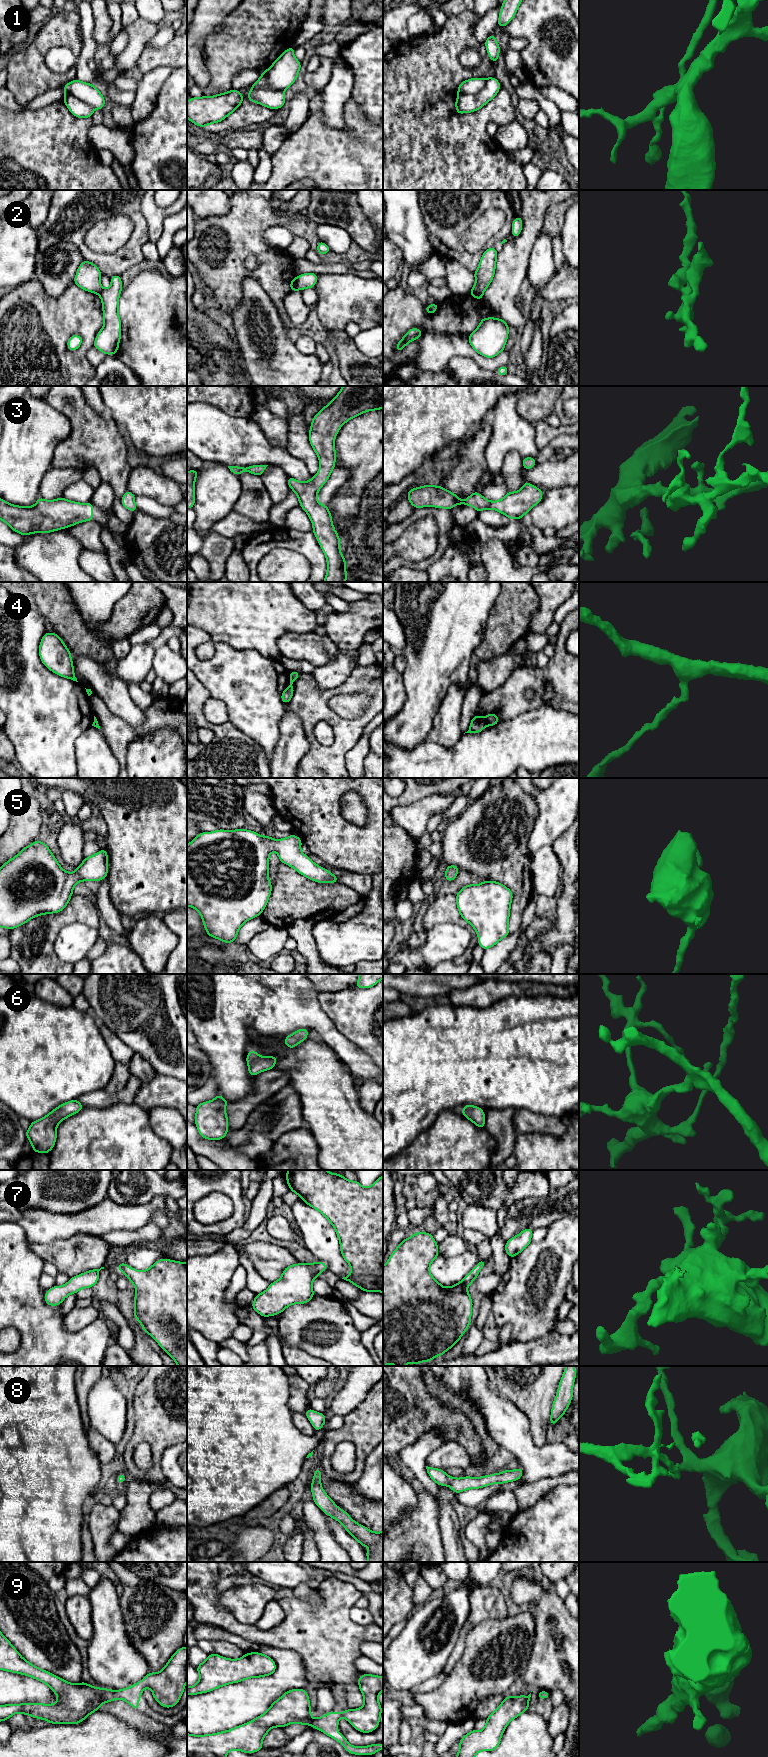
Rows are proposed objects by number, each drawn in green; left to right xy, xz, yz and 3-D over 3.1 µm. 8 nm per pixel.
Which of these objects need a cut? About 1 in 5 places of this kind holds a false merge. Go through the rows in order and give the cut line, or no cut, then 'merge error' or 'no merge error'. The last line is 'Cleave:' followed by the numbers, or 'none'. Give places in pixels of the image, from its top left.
1: yz (487, 78), (484, 85), (476, 93), (458, 95) | merge error
2: yz (471, 290), (482, 294) | merge error
3: no cut | no merge error
4: yz (484, 718), (487, 724) | merge error
5: no cut | no merge error
6: no cut | no merge error
7: no cut | no merge error
8: no cut | no merge error
9: no cut | no merge error
Cleave: 1, 2, 4

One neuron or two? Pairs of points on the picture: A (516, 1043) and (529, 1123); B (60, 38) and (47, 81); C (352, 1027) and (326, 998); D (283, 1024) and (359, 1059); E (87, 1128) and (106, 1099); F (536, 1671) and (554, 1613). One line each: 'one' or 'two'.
A: two
B: one
C: one
D: one
E: two
F: one

